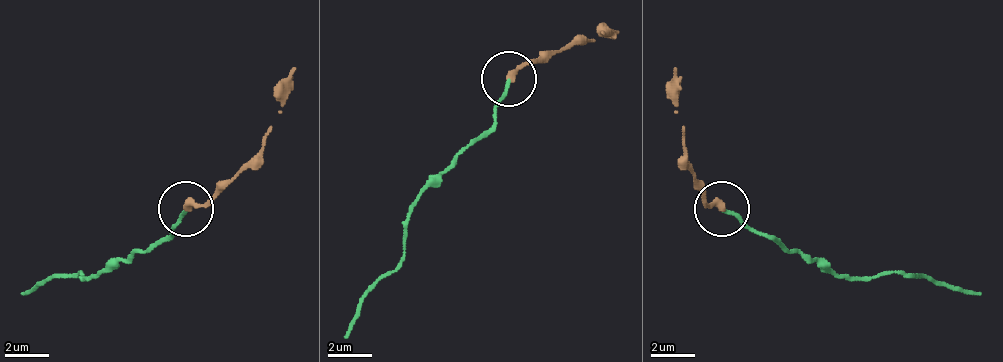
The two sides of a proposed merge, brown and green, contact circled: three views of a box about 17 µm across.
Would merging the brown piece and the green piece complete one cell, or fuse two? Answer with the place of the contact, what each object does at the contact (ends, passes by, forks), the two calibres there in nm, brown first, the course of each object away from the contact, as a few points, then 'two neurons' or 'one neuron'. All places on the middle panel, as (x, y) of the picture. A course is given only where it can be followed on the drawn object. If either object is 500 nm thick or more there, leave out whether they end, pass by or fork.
(509, 79) | brown ends | green ends | 320/150 nm | brown via (510, 77), (532, 61), (603, 33), (620, 33) | green via (510, 77), (493, 121), (416, 198), (400, 264), (378, 281), (345, 336) | one neuron

